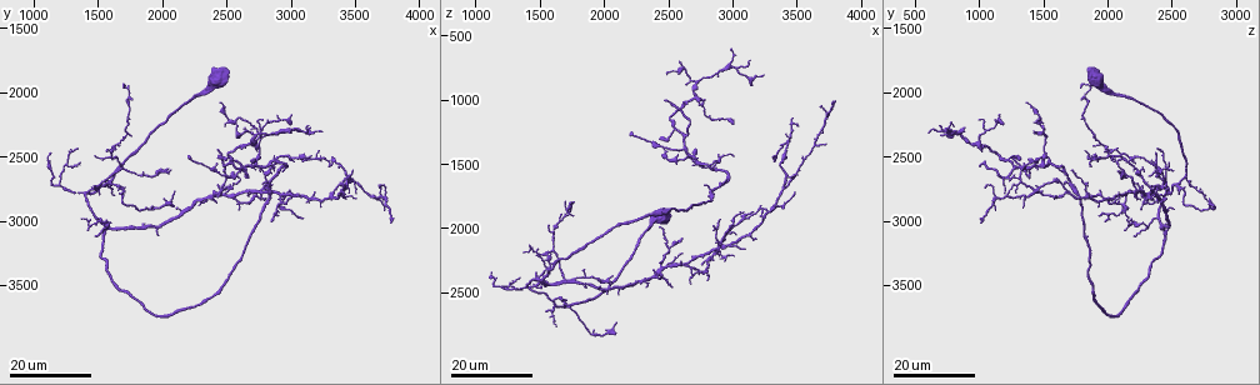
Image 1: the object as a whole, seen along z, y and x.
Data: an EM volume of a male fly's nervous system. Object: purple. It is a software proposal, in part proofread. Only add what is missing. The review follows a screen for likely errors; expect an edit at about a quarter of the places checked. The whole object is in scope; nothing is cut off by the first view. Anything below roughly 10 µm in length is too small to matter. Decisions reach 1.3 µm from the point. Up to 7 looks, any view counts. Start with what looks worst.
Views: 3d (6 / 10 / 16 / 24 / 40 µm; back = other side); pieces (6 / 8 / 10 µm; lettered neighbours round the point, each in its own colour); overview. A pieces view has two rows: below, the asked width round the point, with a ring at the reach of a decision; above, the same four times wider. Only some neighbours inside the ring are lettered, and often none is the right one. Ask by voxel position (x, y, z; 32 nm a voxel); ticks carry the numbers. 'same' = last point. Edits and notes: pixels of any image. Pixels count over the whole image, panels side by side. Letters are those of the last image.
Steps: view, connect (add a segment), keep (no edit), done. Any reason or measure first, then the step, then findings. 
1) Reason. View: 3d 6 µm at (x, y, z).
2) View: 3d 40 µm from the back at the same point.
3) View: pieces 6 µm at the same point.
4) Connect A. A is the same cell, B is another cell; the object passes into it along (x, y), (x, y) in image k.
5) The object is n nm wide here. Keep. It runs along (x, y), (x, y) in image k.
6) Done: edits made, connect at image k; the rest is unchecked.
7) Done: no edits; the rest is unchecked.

An open end. View: 3d 24 µm at (2480, 2580, 1000).

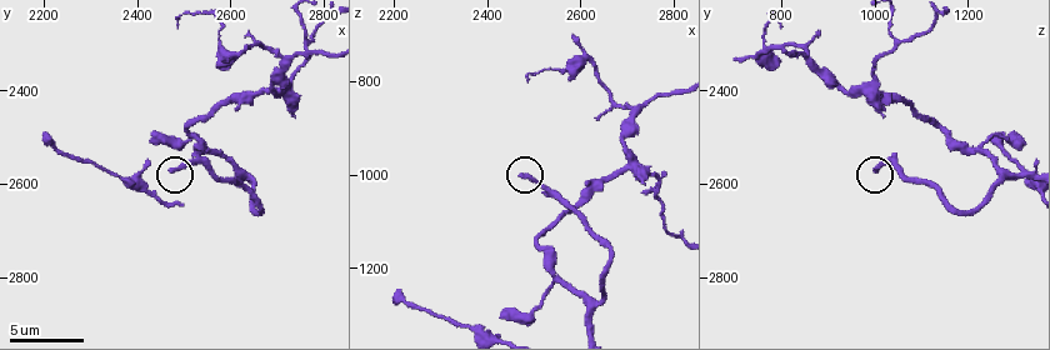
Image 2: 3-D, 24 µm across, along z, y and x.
View: pieces 6 µm at (2475, 2575, 1000).

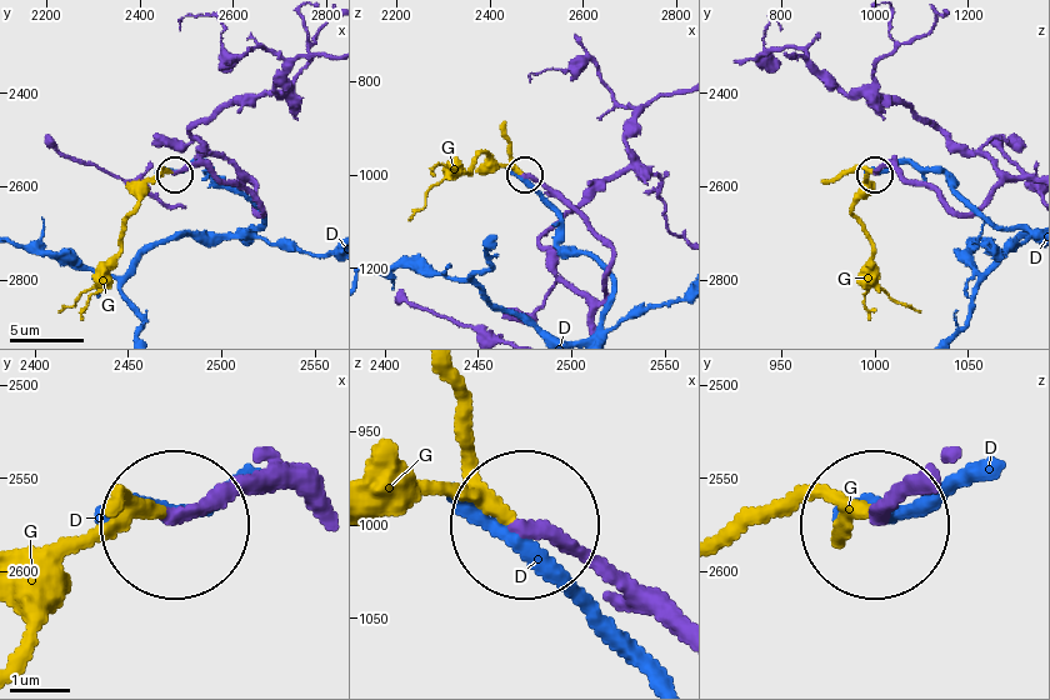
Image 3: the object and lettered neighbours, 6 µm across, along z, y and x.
Connect G. G is the same cell, D is another cell; the object passes into it along (670, 616), (406, 473) in image 3; the neuron continues.

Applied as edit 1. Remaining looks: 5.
Free end. View: 3d 24 µm at (2700, 2500, 1380).

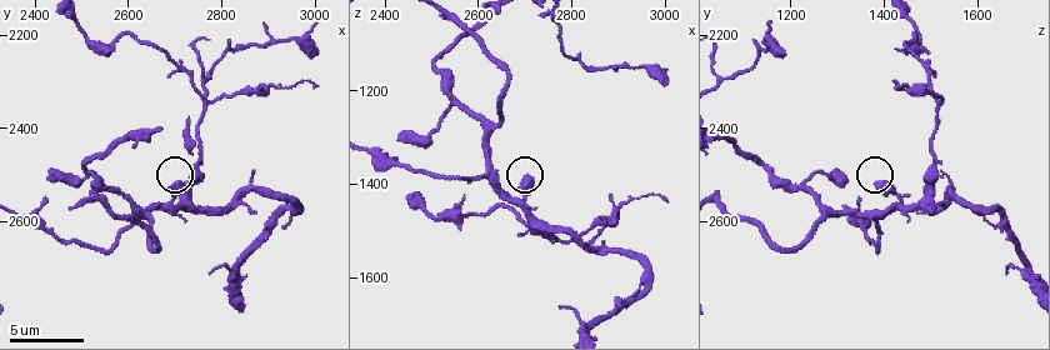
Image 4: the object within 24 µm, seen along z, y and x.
View: pieces 8 µm at (2710, 2520, 1390).

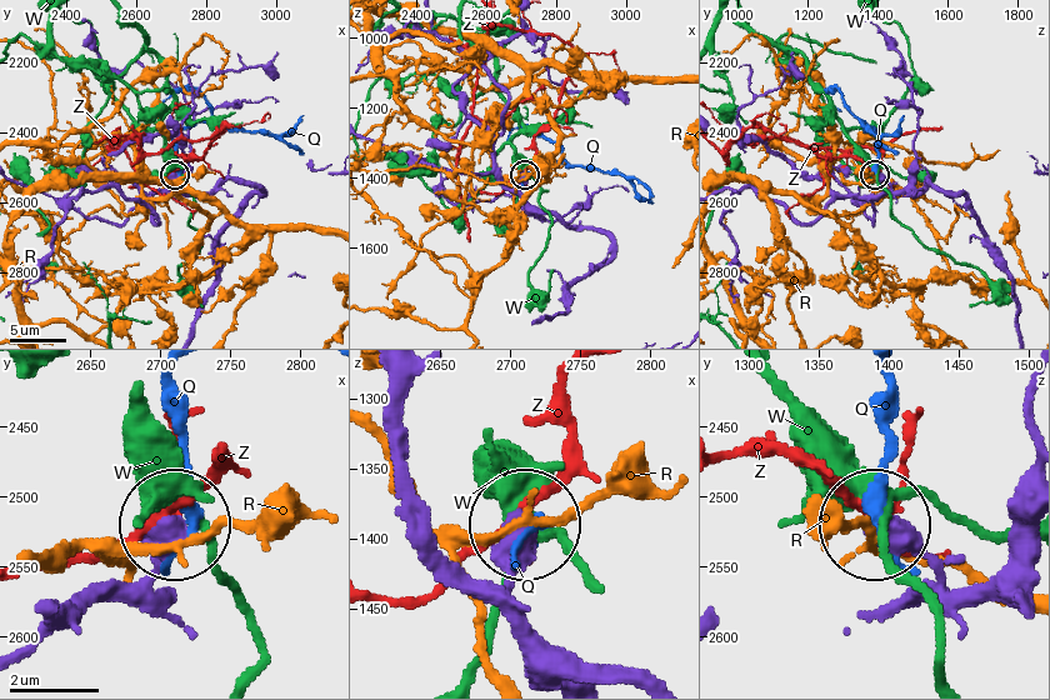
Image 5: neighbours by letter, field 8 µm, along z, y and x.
Keep. Q, R, W and Z are other cells; no lettered segment goes on from it.

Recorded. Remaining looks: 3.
End of a long branch. View: 3d 24 µm at (3760, 3020, 1020).

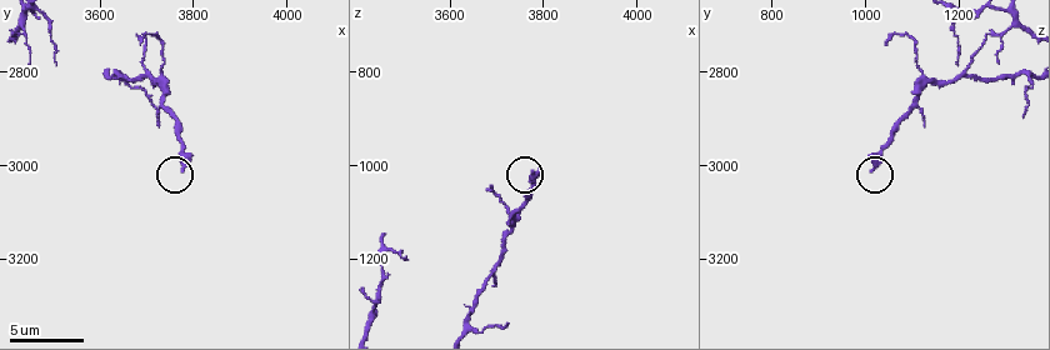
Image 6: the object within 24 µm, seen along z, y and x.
View: pieces 6 µm at (3775, 3010, 1020).

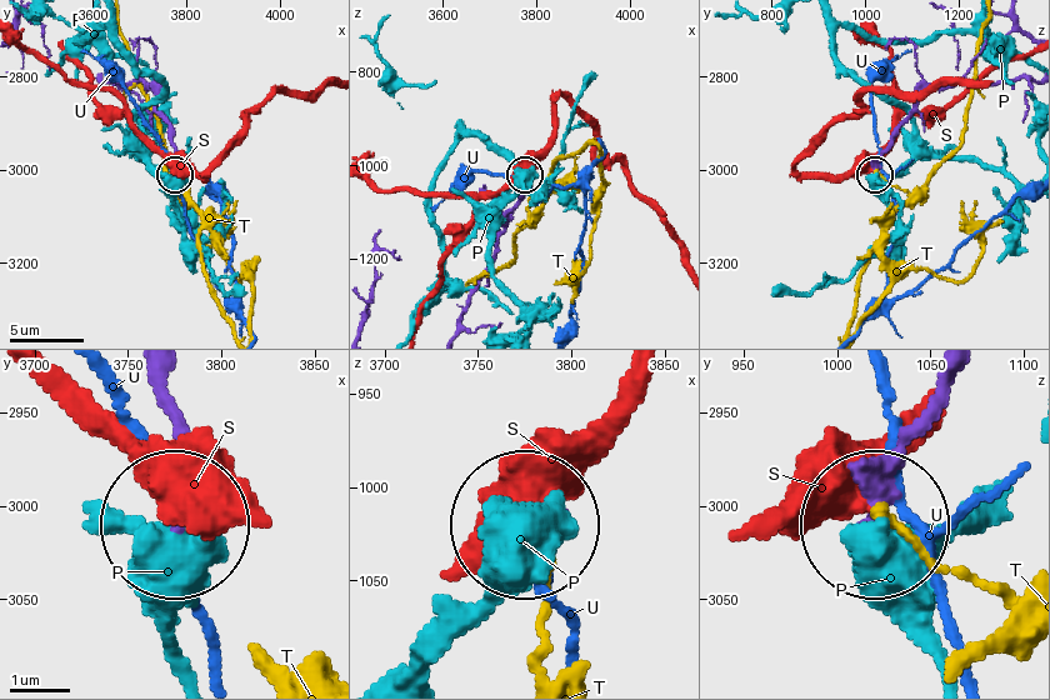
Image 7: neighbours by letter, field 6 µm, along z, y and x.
The object is 300 nm wide here. Keep. P, S, T and U are other cells; no lettered segment goes on from it.

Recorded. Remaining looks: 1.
Done: edits made, connect at image 3; the rest is unchecked.

